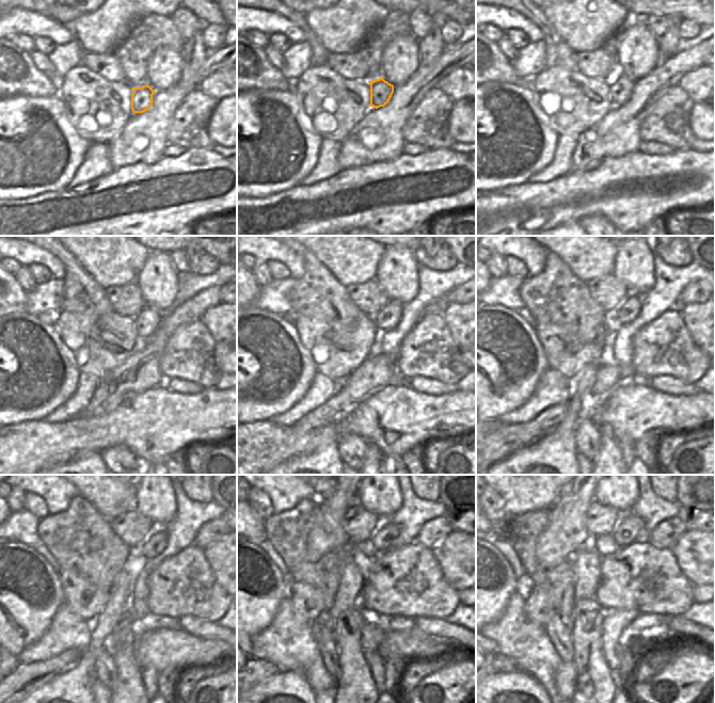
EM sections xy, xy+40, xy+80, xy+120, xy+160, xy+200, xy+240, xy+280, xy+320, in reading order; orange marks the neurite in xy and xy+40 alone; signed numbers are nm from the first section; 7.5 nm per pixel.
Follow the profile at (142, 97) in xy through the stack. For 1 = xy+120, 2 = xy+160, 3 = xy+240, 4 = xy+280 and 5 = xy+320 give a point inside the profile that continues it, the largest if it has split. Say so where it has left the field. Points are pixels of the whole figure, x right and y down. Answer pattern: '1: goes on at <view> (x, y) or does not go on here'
1: goes on at xy+120 (147, 320)
2: goes on at xy+160 (386, 319)
3: goes on at xy+240 (153, 546)
4: goes on at xy+280 (387, 531)
5: goes on at xy+320 (629, 529)

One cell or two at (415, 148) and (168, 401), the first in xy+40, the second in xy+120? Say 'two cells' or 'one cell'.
two cells

